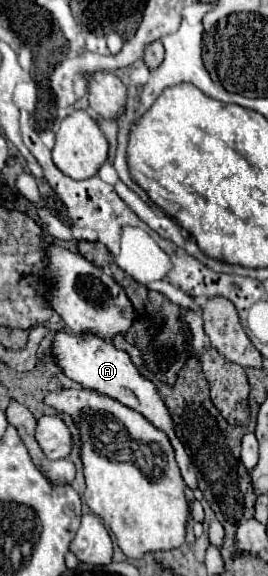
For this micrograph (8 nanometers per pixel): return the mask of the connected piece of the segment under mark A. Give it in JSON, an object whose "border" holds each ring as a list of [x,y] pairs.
{"border":[[[58,332],[52,346],[54,346],[54,356],[58,358],[58,364],[62,366],[64,374],[68,378],[80,382],[84,388],[106,394],[106,396],[122,402],[124,406],[138,410],[140,414],[144,414],[148,418],[148,422],[152,422],[158,430],[162,430],[172,442],[172,448],[176,452],[176,462],[180,466],[184,482],[188,484],[188,488],[196,488],[196,470],[190,464],[190,458],[186,456],[184,446],[174,432],[174,422],[172,422],[170,410],[166,408],[164,398],[160,396],[156,384],[150,382],[148,378],[144,378],[138,372],[138,368],[134,366],[128,352],[118,350],[112,342],[106,342],[106,340],[102,340],[98,336],[92,336],[92,334],[64,334],[64,332]]]}

